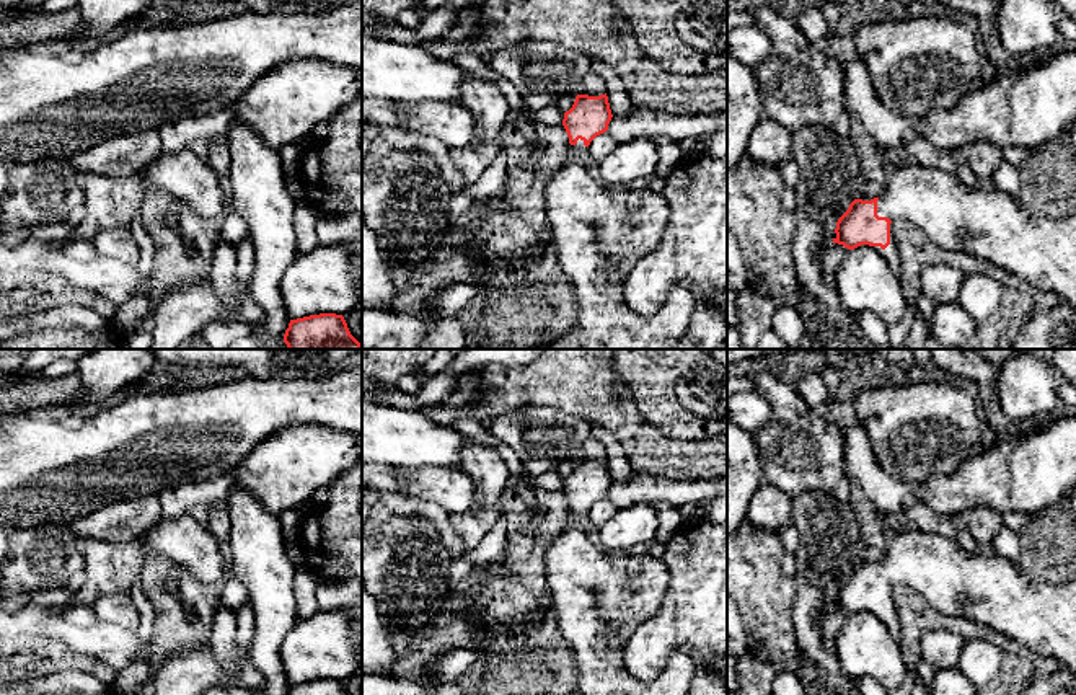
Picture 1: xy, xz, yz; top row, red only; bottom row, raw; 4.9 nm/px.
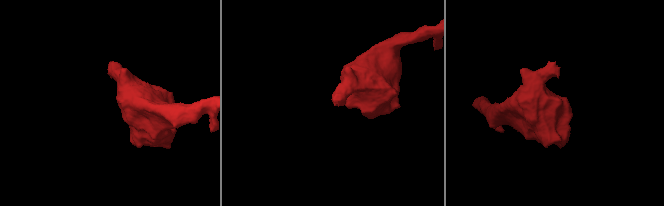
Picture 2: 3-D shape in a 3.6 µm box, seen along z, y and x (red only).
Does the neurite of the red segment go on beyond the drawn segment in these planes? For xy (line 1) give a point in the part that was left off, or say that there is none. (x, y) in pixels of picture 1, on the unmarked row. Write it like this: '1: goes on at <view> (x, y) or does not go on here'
1: does not go on here

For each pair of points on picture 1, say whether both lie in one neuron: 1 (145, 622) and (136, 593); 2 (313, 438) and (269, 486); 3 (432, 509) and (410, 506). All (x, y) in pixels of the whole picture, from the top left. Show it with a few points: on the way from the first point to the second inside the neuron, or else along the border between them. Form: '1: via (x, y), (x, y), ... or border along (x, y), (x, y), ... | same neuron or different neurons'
1: via (145, 615), (141, 599) | same neuron
2: via (307, 449), (281, 475) | same neuron
3: via (427, 509), (414, 506) | same neuron

